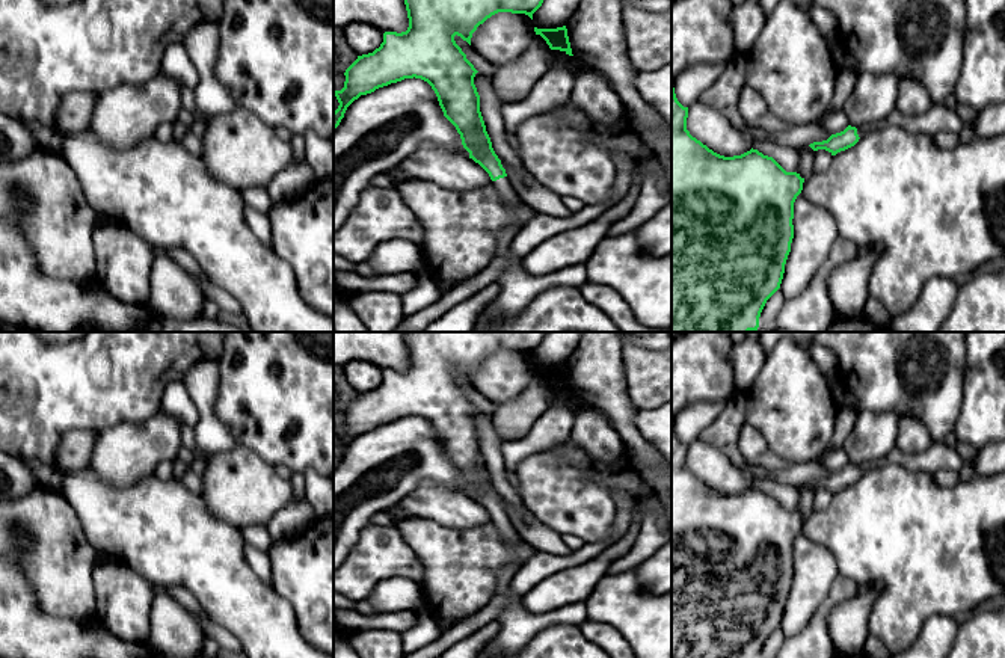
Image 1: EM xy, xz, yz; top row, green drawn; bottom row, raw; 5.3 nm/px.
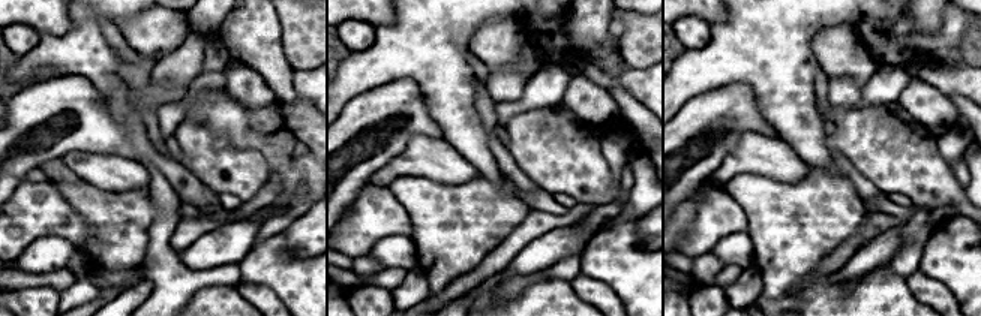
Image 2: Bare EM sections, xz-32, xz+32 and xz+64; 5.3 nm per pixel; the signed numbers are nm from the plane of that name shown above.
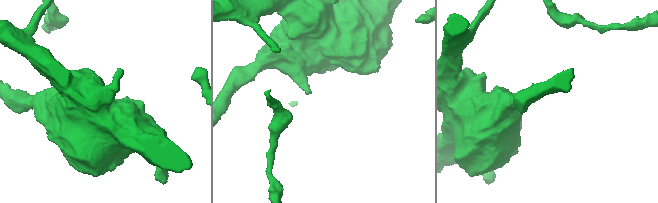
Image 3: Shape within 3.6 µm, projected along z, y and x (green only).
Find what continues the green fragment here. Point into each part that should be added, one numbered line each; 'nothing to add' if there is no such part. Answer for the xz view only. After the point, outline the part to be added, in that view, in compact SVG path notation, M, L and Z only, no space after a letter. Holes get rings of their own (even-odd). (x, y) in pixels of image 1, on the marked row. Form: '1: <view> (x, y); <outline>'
1: xz (504, 186); M509 177L499 178L499 180L492 181L492 183L496 187L502 202L507 207L516 207L519 204L519 196L515 192L513 184L512 184Z

